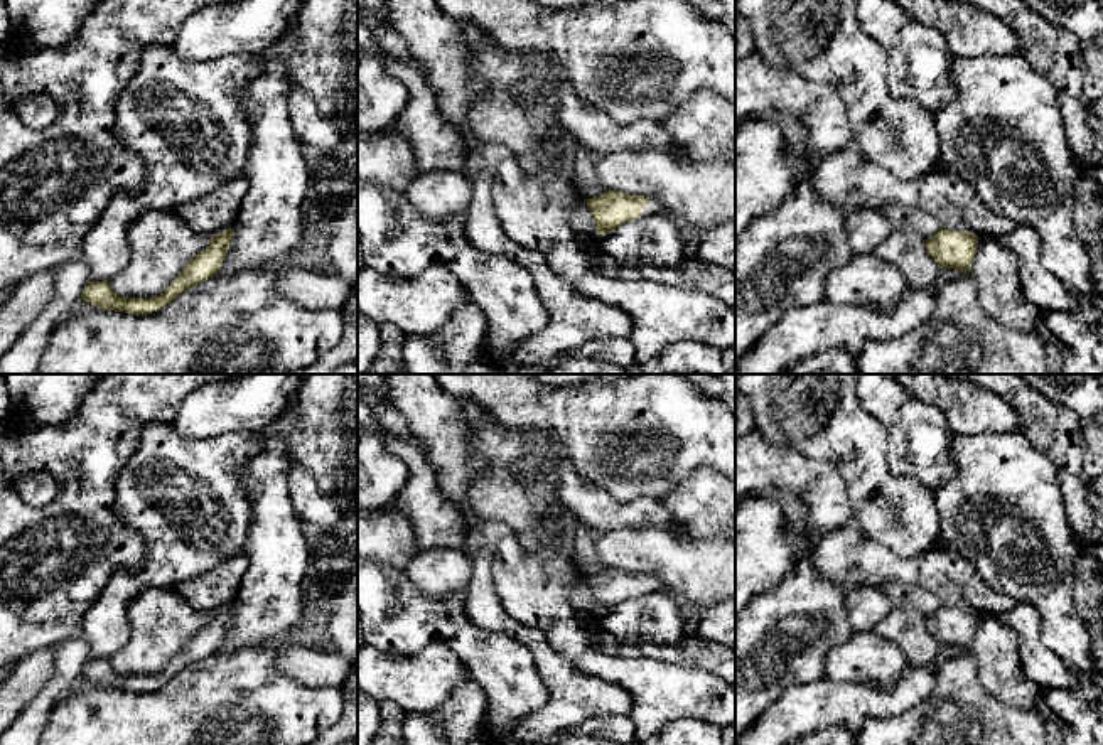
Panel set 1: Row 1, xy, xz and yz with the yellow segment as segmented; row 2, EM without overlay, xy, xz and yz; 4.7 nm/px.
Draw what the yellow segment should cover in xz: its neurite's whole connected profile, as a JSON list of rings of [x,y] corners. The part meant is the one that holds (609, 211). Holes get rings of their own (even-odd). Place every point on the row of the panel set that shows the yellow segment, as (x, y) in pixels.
[[[607,190],[600,197],[585,199],[592,211],[599,236],[605,236],[624,222],[663,214],[664,207],[658,199],[644,196],[631,196],[624,192]]]

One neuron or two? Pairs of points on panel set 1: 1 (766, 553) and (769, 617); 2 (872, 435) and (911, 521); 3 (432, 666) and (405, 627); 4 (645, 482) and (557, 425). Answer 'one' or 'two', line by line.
1: two
2: one
3: two
4: one

